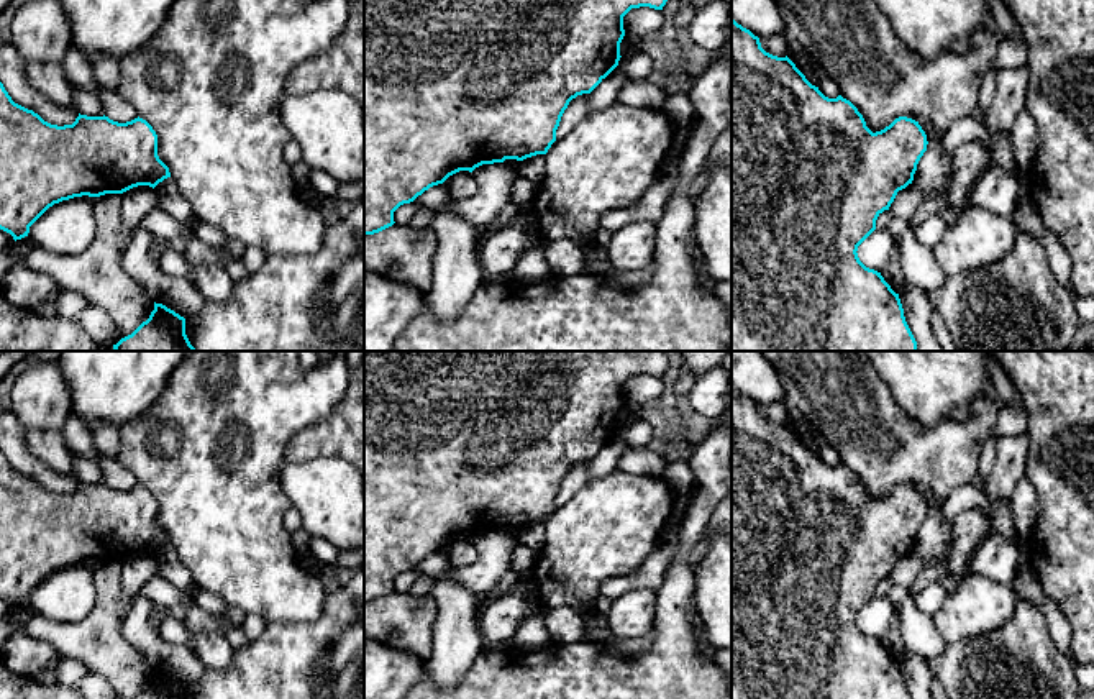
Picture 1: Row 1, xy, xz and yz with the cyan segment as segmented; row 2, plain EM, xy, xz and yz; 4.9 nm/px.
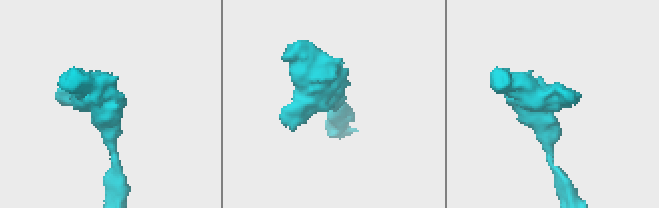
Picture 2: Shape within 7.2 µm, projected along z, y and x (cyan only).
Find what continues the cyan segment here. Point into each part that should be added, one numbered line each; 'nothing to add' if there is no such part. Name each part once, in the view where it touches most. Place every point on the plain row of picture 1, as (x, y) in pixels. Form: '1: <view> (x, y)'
nothing to add

